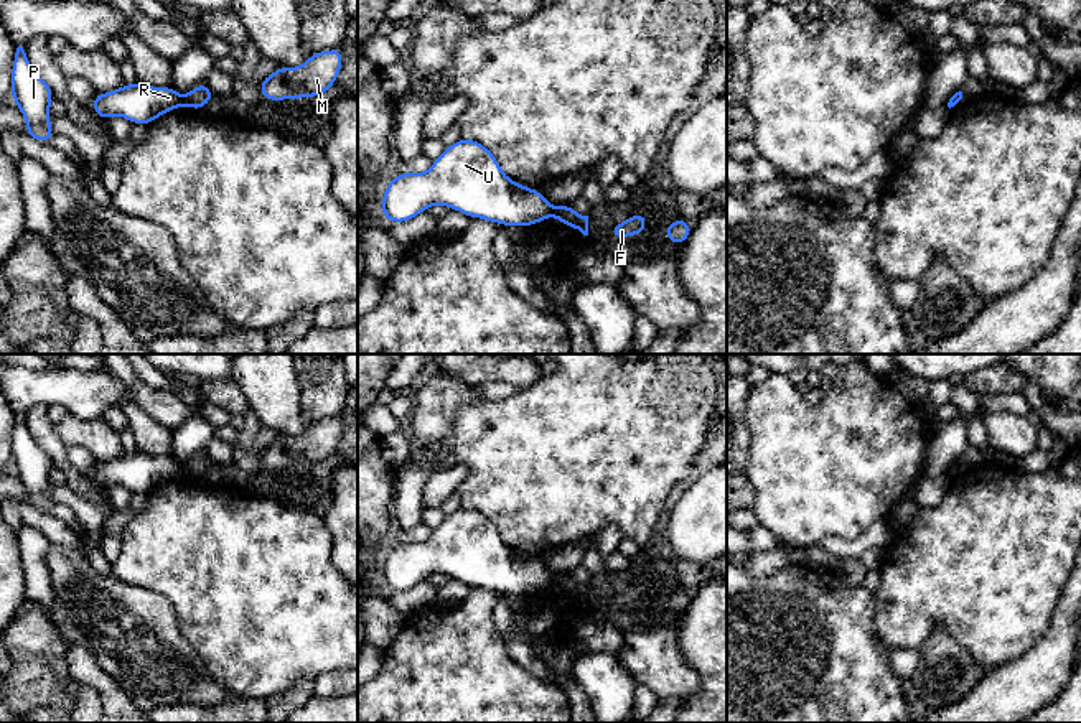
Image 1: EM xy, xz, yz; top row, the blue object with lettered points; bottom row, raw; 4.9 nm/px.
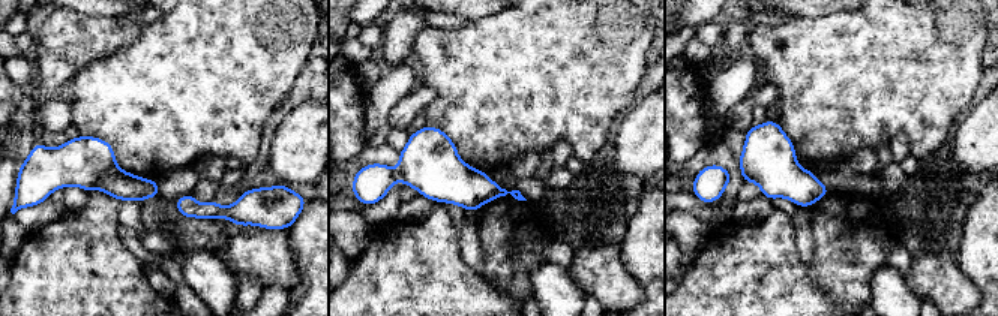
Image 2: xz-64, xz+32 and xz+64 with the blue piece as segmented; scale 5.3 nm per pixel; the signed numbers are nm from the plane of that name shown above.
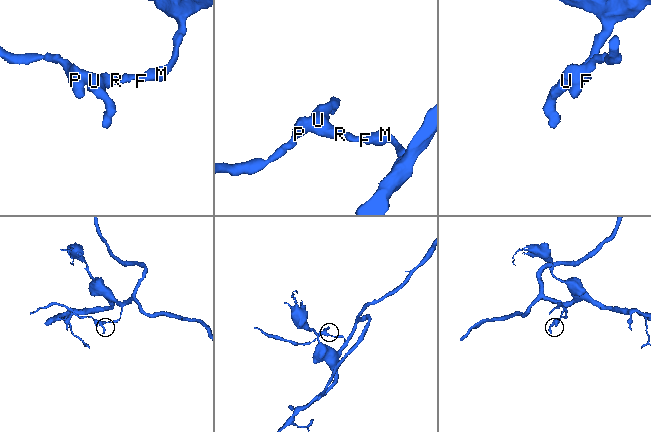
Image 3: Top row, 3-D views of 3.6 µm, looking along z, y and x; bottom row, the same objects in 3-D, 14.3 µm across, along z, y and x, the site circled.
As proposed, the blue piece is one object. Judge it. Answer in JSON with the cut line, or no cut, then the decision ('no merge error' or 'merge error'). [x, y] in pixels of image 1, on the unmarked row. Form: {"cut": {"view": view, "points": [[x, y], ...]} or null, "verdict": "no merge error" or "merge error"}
{"cut": {"view": "xz", "points": [[552, 577], [554, 583]]}, "verdict": "merge error"}

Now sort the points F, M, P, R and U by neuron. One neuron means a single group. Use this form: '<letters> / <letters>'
F M / P R U

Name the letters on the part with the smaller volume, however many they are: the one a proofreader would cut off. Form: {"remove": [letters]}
{"remove": ["P", "R", "U"]}

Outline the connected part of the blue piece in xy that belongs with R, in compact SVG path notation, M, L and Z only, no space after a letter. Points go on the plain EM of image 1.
M135 451L105 463L96 461L92 479L104 489L122 484L130 492L150 494L157 486L181 474L185 468L173 456Z

